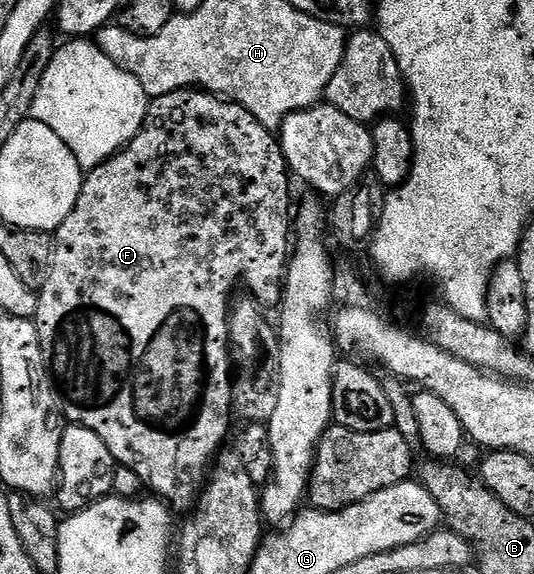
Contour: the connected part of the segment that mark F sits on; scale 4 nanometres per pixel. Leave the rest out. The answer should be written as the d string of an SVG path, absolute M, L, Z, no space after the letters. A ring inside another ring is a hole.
M205 89L173 91L167 95L151 98L146 109L146 120L142 128L136 133L136 137L132 137L132 141L126 144L121 151L115 153L111 159L85 172L82 180L82 188L80 189L80 197L76 197L76 205L72 209L72 213L68 213L68 217L64 217L64 221L58 226L58 230L53 232L54 256L52 257L52 265L50 266L50 272L44 281L44 285L38 291L38 312L34 315L33 320L38 325L40 345L44 354L46 354L46 362L50 368L50 374L56 380L57 390L62 396L62 411L70 423L79 423L88 429L92 429L92 433L96 433L96 437L100 437L100 441L104 441L104 445L108 445L115 464L136 472L140 476L143 488L150 490L151 487L154 490L151 492L157 498L161 499L163 503L173 508L175 512L186 510L186 512L189 512L197 504L198 497L202 494L203 486L208 478L208 472L218 452L223 450L225 443L222 442L225 441L226 434L230 431L230 415L232 416L232 408L234 406L234 384L232 382L232 360L230 358L230 308L232 306L232 296L235 294L233 291L237 289L238 282L242 279L243 285L250 290L247 292L263 305L269 305L269 303L277 304L284 294L284 276L288 266L288 256L292 251L290 179L292 180L292 175L286 166L286 158L282 152L279 136L271 128L264 126L251 111L244 109L239 103L233 102L221 95L213 94Z

